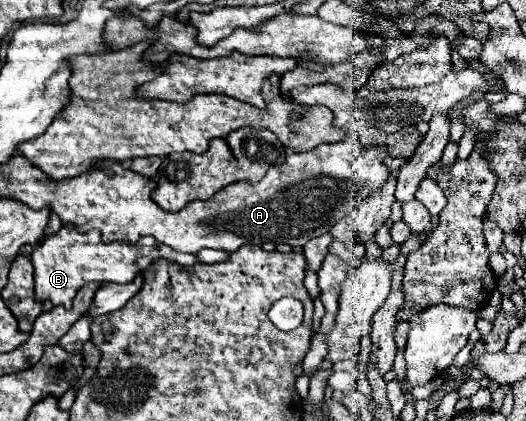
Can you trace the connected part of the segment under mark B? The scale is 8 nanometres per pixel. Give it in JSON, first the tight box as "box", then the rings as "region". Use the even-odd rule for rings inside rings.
{"box":[32,224,200,309],"region":[[[64,224],[56,234],[46,236],[38,248],[32,252],[34,260],[34,286],[36,286],[36,300],[44,302],[50,300],[54,306],[62,304],[67,309],[72,308],[74,296],[86,282],[130,282],[136,272],[148,268],[156,258],[166,258],[178,262],[182,266],[196,266],[200,264],[196,254],[174,252],[164,244],[158,244],[152,236],[142,236],[134,244],[126,242],[110,242],[104,244],[98,232],[88,230],[80,232],[70,224]]]}

